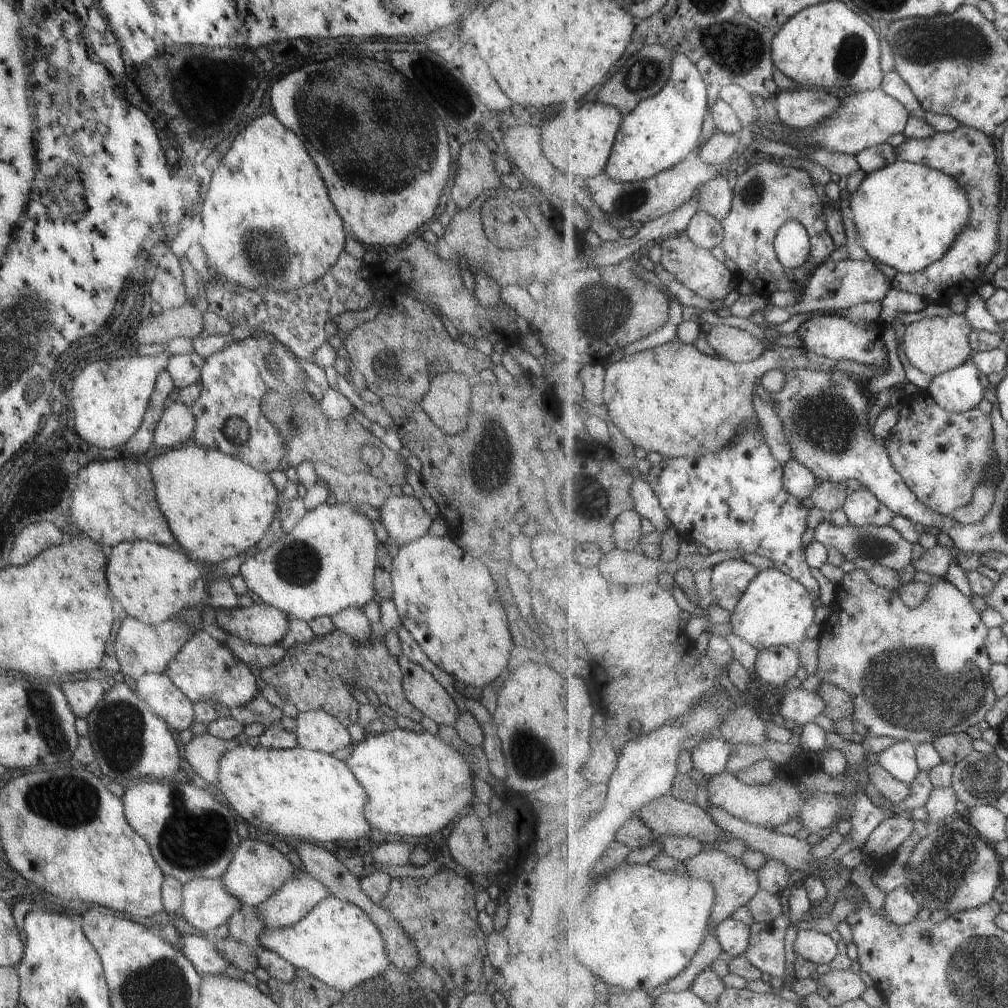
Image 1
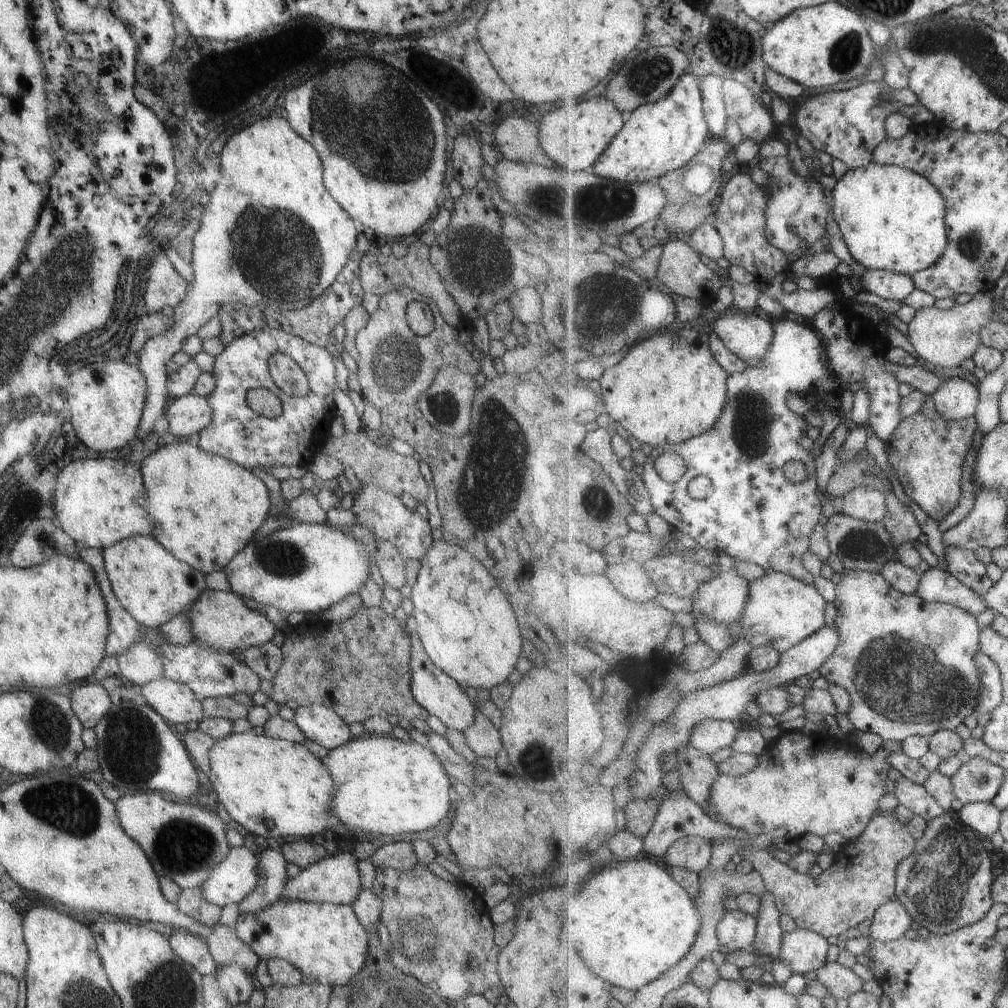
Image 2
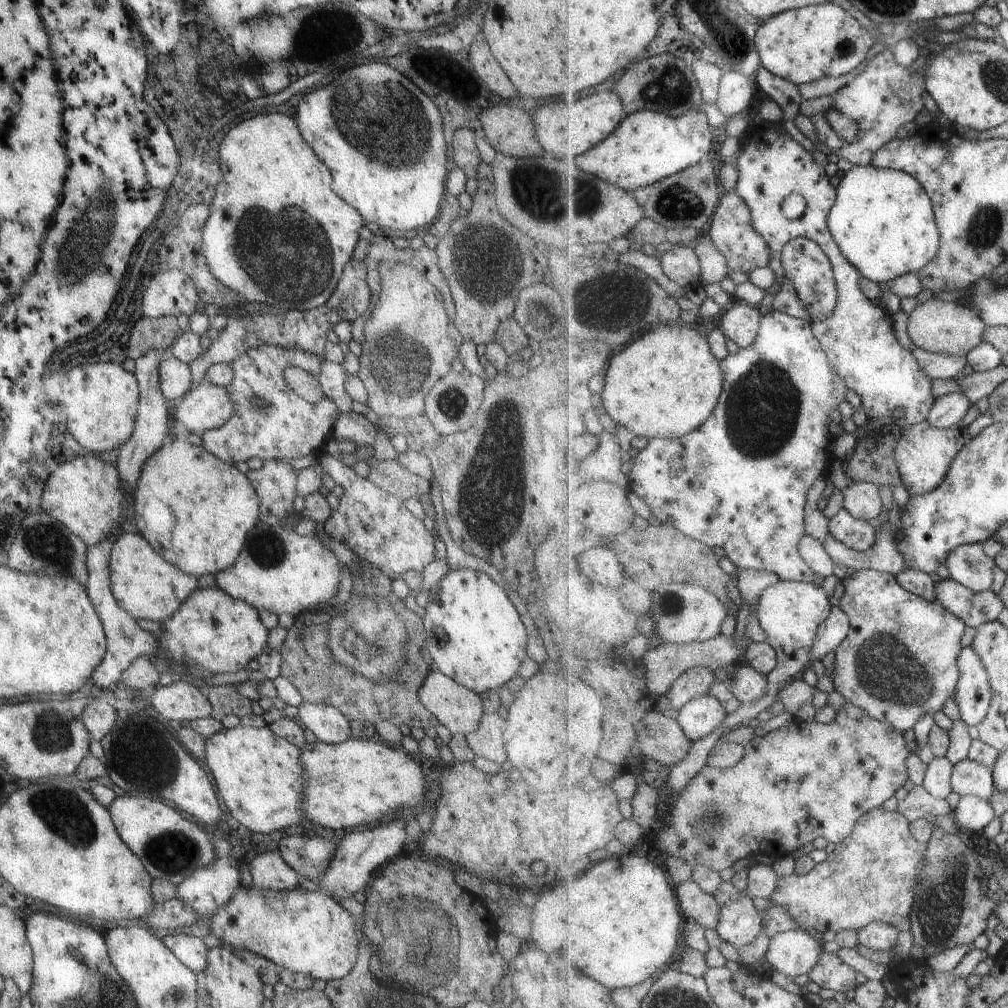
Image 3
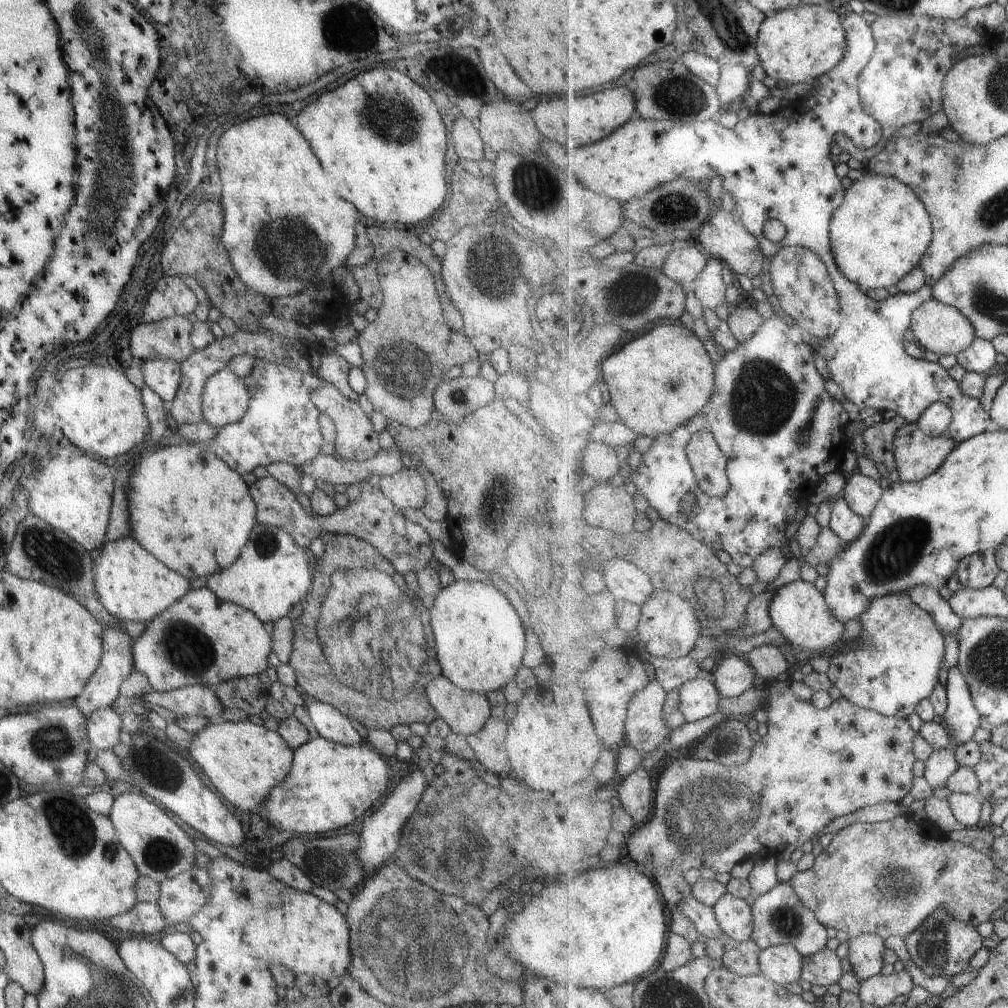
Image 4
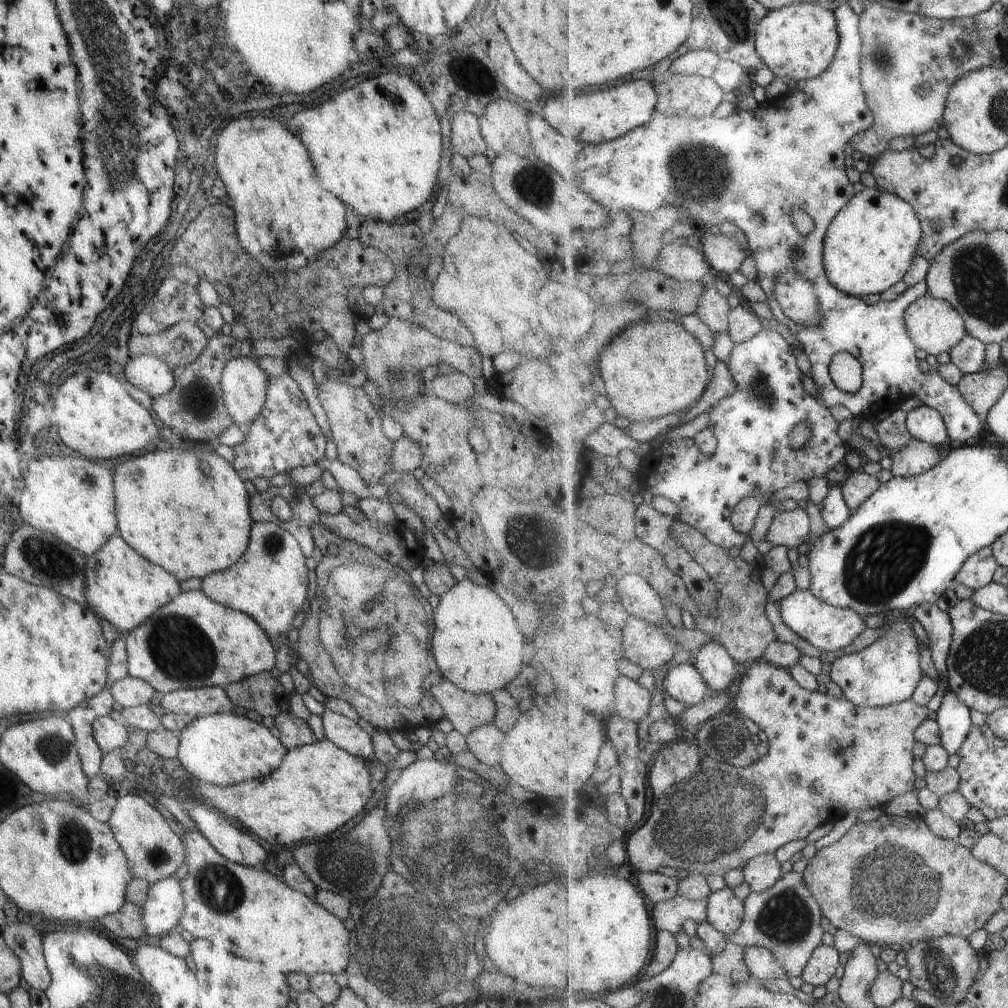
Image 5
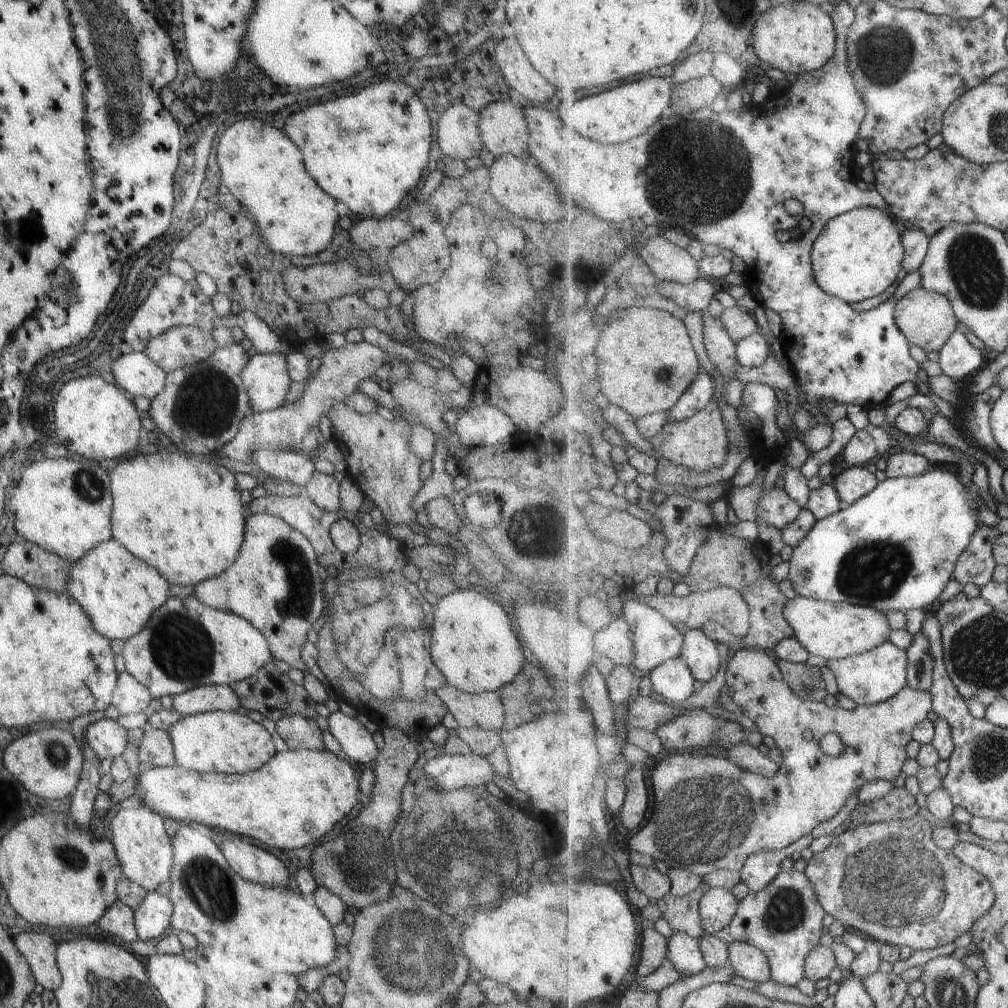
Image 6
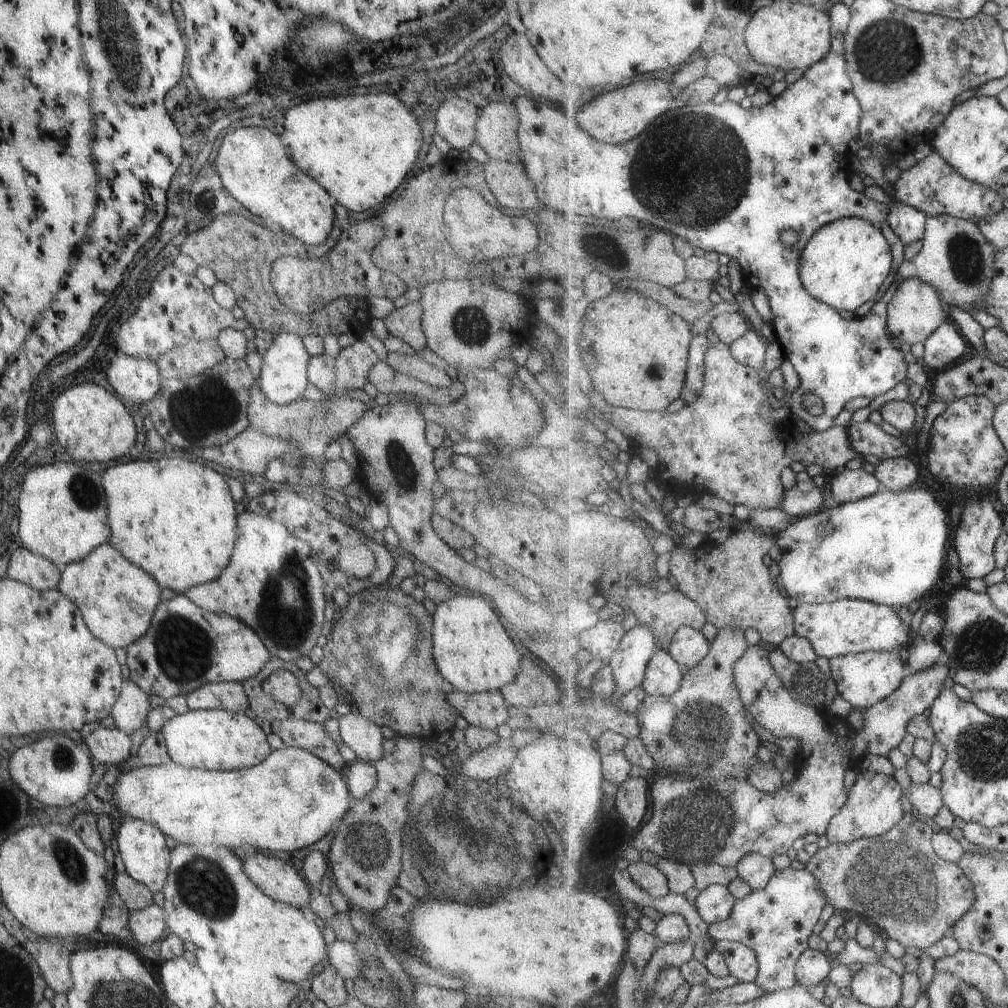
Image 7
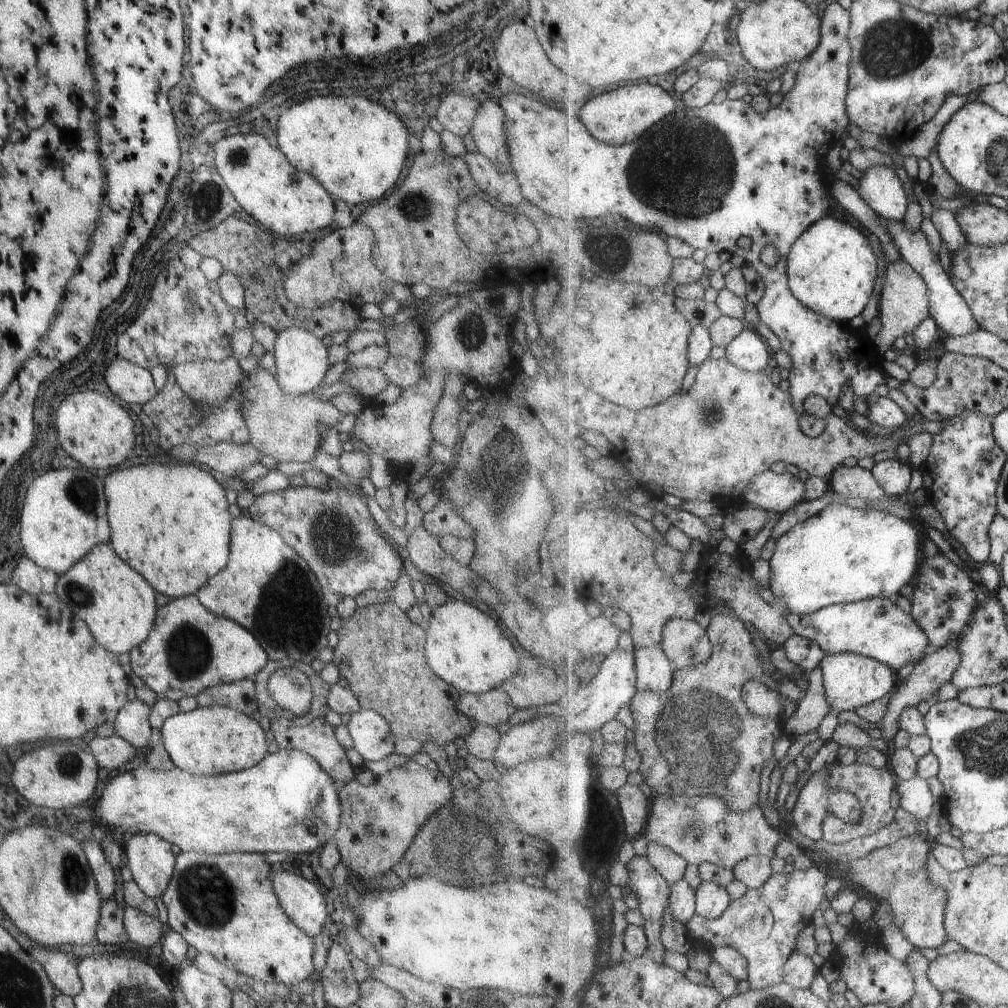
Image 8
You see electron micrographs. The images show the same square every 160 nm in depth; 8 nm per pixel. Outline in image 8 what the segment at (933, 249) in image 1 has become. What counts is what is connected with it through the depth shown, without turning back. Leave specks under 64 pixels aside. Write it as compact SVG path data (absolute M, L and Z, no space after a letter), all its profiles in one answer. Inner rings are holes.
M824 216L793 244L786 269L790 289L805 306L835 322L848 324L869 304L879 272L879 258L865 234L851 224Z

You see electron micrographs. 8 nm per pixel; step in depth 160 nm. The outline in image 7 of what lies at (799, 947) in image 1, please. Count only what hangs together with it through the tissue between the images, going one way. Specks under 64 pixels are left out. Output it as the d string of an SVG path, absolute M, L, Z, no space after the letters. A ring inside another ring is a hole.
M716 941L714 945L723 955L732 976L741 983L756 982L760 966L752 948L733 941Z

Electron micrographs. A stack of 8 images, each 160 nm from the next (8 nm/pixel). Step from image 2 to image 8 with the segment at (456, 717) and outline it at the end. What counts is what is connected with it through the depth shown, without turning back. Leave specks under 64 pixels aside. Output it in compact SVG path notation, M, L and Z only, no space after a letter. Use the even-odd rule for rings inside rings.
M495 688L479 694L460 693L456 709L473 722L495 727L505 722L516 708L501 689Z

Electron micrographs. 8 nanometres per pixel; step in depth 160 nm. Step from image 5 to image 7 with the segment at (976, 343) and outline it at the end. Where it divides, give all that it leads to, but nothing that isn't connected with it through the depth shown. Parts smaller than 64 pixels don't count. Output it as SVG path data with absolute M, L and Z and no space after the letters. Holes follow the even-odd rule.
M945 321L924 342L923 363L939 372L957 364L967 354L969 342L951 322Z

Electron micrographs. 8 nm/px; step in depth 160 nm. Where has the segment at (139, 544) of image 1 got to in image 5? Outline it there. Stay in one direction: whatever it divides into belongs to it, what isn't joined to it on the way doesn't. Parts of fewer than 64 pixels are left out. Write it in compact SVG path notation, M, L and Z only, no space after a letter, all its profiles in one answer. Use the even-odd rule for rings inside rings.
M115 534L86 557L83 576L85 600L92 612L125 634L179 592L179 582L169 572L139 556Z

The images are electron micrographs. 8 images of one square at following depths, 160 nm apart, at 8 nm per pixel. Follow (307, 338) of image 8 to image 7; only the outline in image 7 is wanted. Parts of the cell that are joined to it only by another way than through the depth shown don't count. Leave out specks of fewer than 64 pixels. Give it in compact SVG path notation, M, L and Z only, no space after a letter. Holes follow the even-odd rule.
M286 332L274 335L268 348L261 354L262 366L255 384L272 403L284 405L296 401L302 397L307 386L307 365L311 357L298 334Z

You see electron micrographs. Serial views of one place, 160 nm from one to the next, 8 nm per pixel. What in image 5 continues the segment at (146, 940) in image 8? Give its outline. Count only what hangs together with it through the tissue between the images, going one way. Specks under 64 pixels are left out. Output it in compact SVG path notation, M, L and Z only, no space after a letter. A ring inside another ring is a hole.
M167 877L149 885L147 898L140 906L140 921L144 934L161 936L174 931L183 910L180 880Z

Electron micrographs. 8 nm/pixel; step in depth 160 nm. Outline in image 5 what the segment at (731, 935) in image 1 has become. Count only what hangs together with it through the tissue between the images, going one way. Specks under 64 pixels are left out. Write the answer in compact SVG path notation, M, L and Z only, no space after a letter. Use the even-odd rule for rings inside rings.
M729 886L715 891L708 899L708 920L719 932L729 936L735 932L742 923L743 917L746 913L746 906L744 900L735 896L735 892Z

